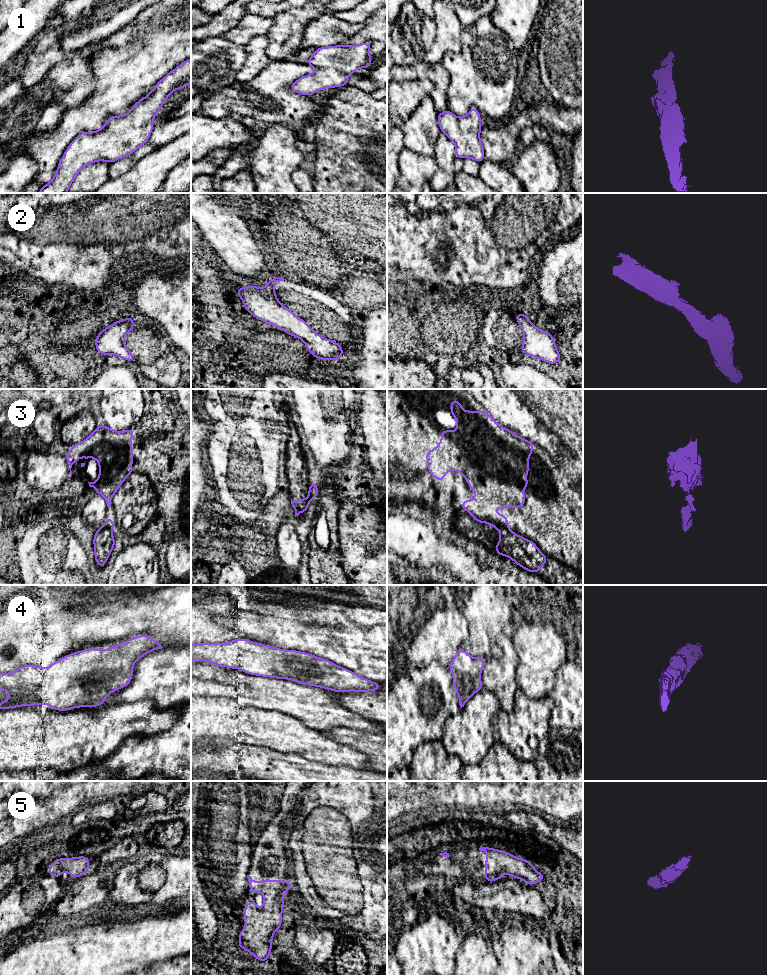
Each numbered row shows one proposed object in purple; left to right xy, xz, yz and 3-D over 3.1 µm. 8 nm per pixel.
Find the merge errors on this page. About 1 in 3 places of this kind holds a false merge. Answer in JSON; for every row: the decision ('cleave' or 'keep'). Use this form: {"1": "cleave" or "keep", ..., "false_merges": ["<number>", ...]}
{"1": "keep", "2": "keep", "3": "cleave", "4": "keep", "5": "keep", "false_merges": ["3"]}

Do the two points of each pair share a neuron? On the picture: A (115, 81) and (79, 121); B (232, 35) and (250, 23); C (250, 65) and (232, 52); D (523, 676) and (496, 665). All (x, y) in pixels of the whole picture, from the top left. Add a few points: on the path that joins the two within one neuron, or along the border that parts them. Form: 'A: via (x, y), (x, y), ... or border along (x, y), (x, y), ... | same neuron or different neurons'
A: via (109, 91), (89, 111) | same neuron
B: via (236, 35), (246, 27) | same neuron
C: border along (245, 46), (245, 62), (234, 80) | different neurons
D: border along (515, 650), (518, 656), (518, 688) | different neurons

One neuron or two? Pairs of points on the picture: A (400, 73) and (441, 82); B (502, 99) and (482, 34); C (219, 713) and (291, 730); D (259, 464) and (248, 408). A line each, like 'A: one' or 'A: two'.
A: one
B: one
C: one
D: one

